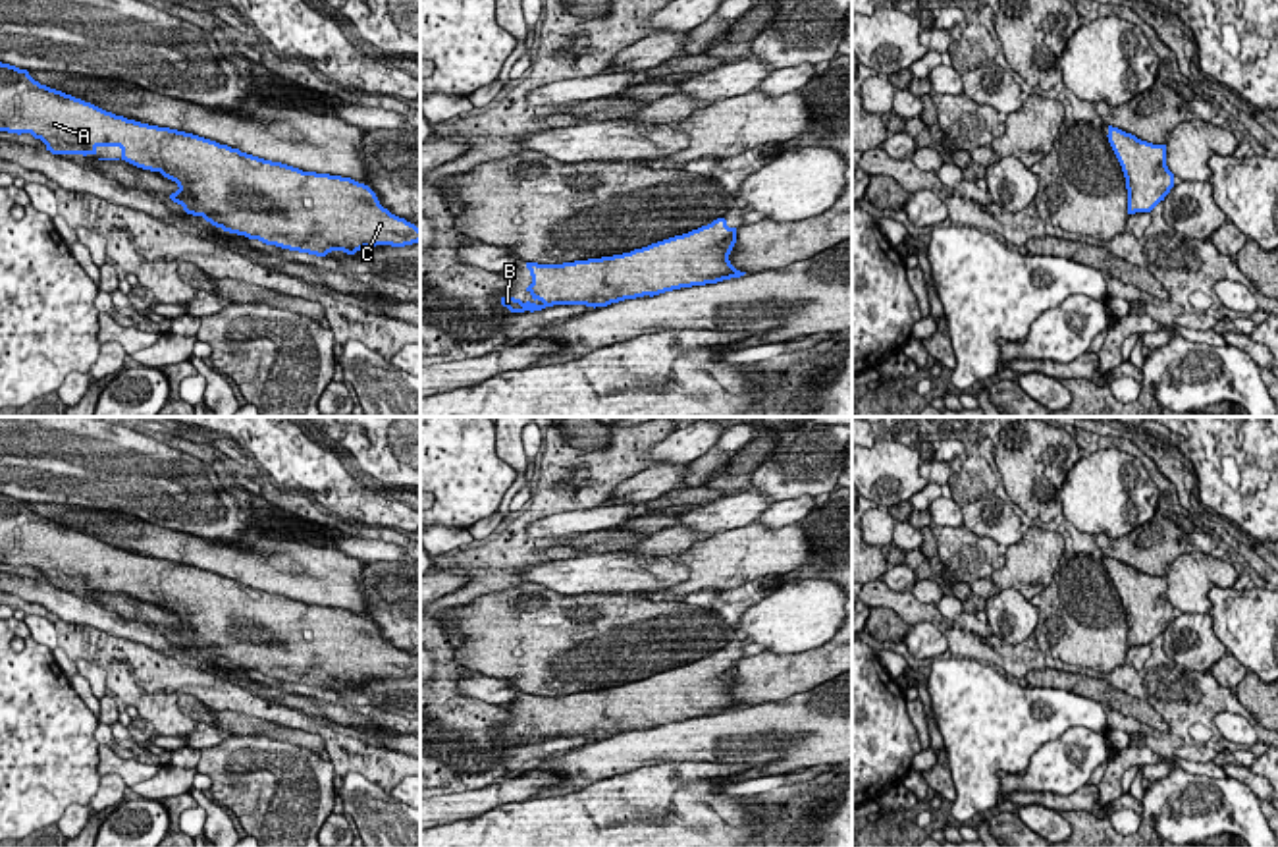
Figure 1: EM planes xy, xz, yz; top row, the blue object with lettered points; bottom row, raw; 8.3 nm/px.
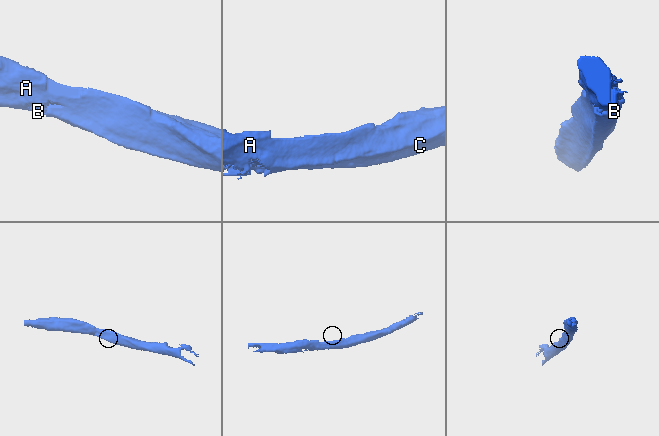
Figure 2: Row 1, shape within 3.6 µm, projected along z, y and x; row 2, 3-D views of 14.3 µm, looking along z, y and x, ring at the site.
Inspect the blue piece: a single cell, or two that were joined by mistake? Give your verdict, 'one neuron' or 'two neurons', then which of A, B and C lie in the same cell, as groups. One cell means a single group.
one neuron | A B C

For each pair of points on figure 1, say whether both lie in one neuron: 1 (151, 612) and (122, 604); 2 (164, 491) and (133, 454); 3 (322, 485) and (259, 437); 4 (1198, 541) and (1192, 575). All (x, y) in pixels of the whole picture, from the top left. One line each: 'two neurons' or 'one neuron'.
1: one neuron
2: one neuron
3: one neuron
4: two neurons

